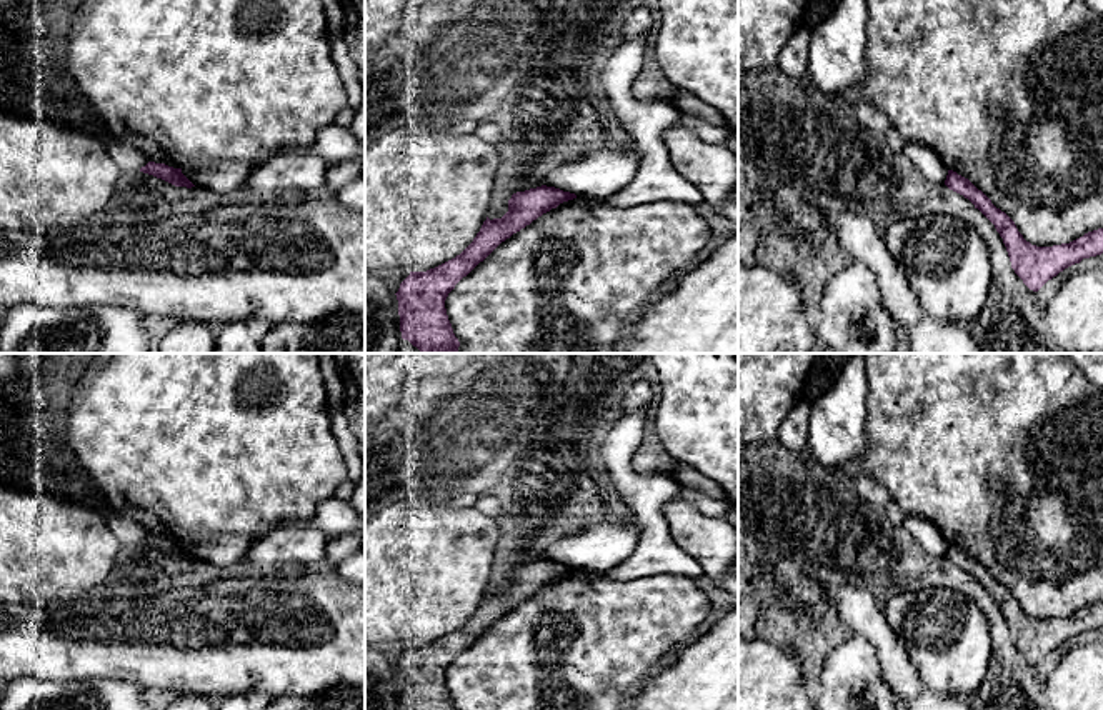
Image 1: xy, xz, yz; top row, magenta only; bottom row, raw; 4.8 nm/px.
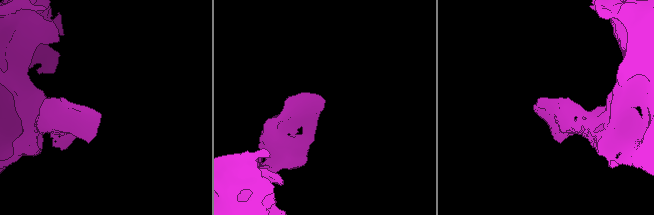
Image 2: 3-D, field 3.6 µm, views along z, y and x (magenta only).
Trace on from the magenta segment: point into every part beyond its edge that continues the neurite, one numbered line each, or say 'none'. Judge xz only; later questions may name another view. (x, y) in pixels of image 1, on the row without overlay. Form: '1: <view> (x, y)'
1: xz (600, 547)

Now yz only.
1: yz (932, 542)

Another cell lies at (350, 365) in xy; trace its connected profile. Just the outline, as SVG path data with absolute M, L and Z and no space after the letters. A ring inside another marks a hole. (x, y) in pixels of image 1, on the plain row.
M335 353L335 358L345 387L343 413L363 463L350 503L365 520L365 353Z

